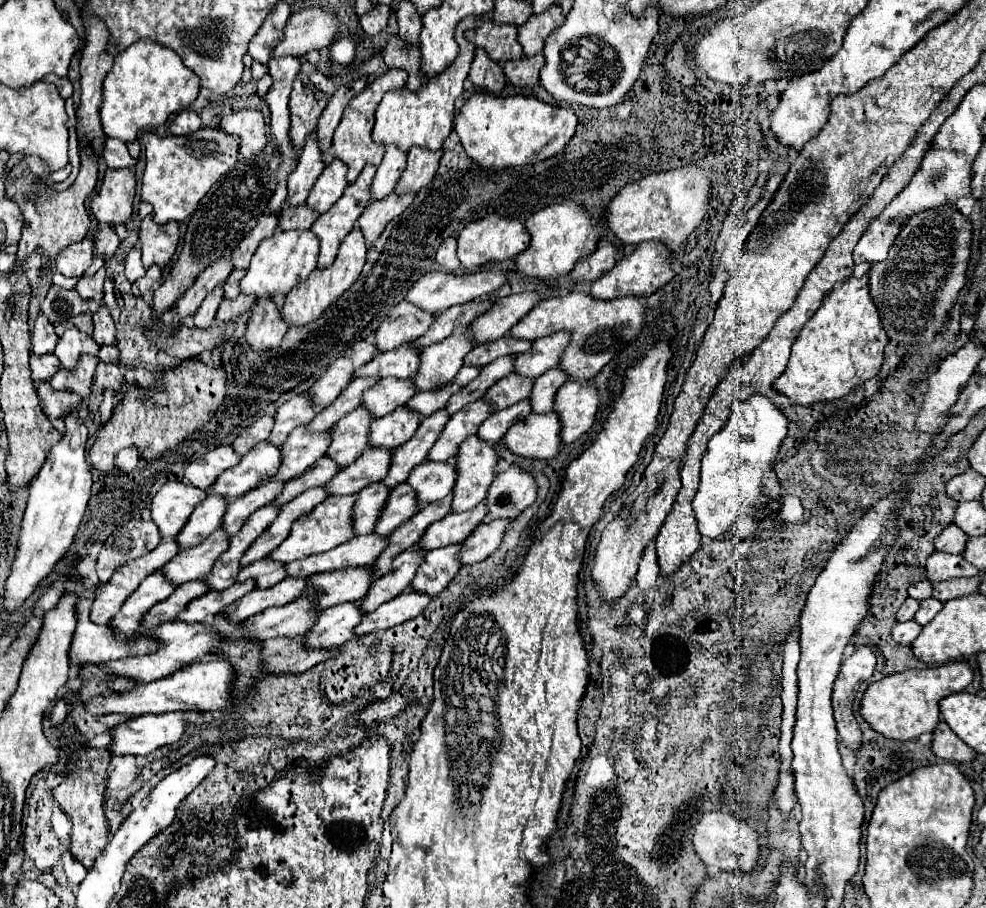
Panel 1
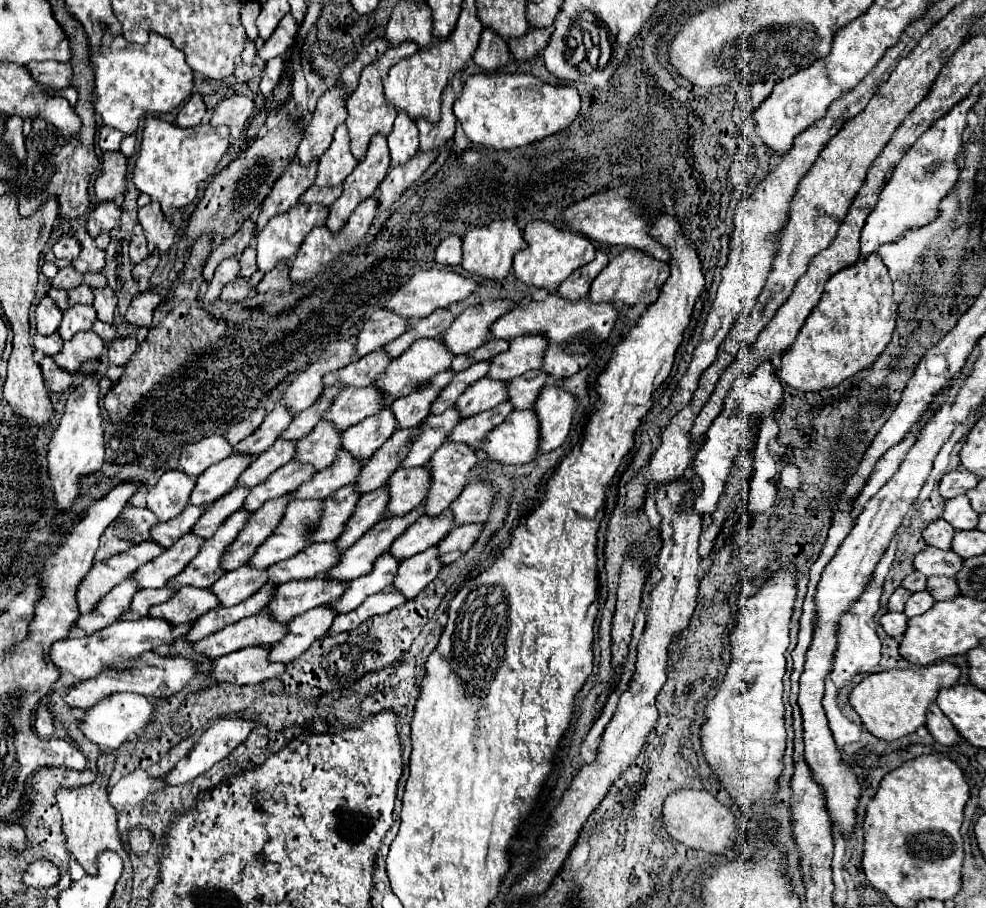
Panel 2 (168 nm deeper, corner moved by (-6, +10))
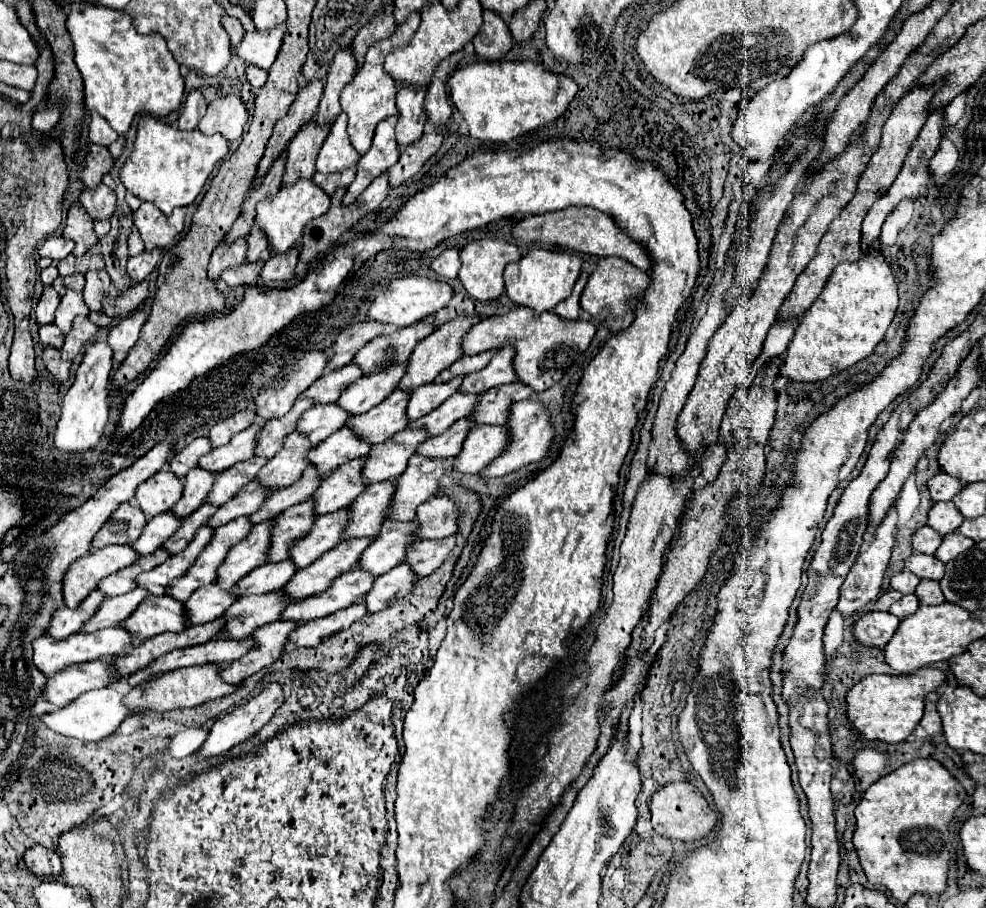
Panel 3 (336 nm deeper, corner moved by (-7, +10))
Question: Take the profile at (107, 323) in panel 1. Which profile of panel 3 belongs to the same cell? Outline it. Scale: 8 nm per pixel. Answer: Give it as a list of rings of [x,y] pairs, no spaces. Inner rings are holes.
[[[101,269],[101,271],[85,273],[85,279],[87,279],[87,283],[83,287],[83,297],[85,297],[87,307],[91,311],[103,311],[101,301],[103,301],[103,297],[109,295],[109,285],[111,285],[109,275],[105,273],[105,269]]]

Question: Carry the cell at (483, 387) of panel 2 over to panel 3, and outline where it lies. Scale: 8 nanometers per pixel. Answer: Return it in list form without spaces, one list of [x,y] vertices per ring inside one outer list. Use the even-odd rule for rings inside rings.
[[[453,393],[445,403],[441,403],[437,409],[421,417],[415,427],[423,427],[427,431],[427,437],[437,437],[443,431],[447,431],[457,419],[467,417],[473,407],[477,405],[479,395],[469,393]]]

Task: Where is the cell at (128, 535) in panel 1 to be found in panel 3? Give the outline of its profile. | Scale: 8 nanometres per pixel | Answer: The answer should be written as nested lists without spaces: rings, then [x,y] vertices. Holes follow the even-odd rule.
[[[125,503],[119,505],[109,517],[109,521],[103,525],[101,531],[97,531],[97,537],[93,539],[95,549],[103,549],[107,545],[127,545],[133,543],[139,535],[143,525],[147,523],[147,517],[137,509],[137,505]]]

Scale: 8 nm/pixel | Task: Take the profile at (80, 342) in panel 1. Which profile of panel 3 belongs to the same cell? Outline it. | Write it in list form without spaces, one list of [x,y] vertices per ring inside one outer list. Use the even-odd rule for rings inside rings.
[[[69,289],[69,293],[65,293],[65,295],[61,297],[61,305],[57,307],[55,325],[57,325],[63,333],[69,333],[71,323],[73,323],[73,319],[75,319],[77,315],[87,317],[87,315],[89,315],[89,309],[87,309],[81,293]]]

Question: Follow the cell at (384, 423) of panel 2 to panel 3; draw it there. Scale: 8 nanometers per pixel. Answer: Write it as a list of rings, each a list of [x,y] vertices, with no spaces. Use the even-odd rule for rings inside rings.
[[[341,427],[331,437],[327,437],[325,441],[311,449],[309,463],[319,471],[319,477],[323,477],[329,475],[339,465],[343,465],[345,461],[367,455],[369,449],[371,449],[369,443],[361,441],[351,429]]]

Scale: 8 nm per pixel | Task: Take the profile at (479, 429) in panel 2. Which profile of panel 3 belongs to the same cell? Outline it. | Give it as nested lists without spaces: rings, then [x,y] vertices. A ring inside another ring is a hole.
[[[459,419],[445,433],[441,433],[441,435],[437,435],[433,439],[423,441],[417,447],[415,453],[431,457],[431,459],[451,459],[451,457],[455,457],[461,451],[465,435],[467,435],[467,431],[471,427],[473,425],[469,423],[469,419]]]

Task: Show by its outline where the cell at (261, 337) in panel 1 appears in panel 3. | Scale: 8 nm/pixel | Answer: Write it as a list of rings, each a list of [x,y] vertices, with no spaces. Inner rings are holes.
[[[295,245],[293,249],[289,249],[289,253],[283,253],[281,257],[271,257],[263,271],[261,271],[261,277],[265,283],[271,283],[271,281],[285,281],[285,279],[291,279],[295,275],[295,265],[299,261],[299,247]]]

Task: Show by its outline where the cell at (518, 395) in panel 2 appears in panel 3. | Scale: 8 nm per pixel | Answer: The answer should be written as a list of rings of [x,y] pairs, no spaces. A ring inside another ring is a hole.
[[[511,383],[511,385],[503,385],[503,387],[489,389],[489,391],[481,393],[479,405],[477,405],[477,409],[473,409],[469,419],[473,419],[475,425],[483,425],[483,423],[503,425],[507,415],[509,415],[511,393],[519,387],[523,387],[523,385],[521,383]]]

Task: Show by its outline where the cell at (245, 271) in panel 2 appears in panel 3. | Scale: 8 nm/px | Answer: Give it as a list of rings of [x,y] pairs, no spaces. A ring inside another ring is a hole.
[[[257,225],[249,231],[247,235],[247,261],[257,261],[263,259],[267,261],[271,257],[269,253],[269,241],[265,241],[265,237],[261,237],[261,229],[257,229]]]

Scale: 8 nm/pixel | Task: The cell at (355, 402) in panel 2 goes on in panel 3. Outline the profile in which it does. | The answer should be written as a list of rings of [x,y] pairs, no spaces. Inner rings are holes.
[[[335,403],[313,405],[309,411],[301,415],[301,421],[297,421],[295,431],[309,437],[311,445],[317,445],[325,441],[329,435],[333,435],[337,429],[341,429],[349,417],[351,415]]]

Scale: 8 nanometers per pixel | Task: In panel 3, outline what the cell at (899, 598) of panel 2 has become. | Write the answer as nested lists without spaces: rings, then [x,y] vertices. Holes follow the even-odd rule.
[[[889,589],[889,591],[885,591],[885,593],[875,601],[875,609],[877,609],[877,611],[889,611],[889,607],[891,607],[897,599],[901,599],[901,593]]]

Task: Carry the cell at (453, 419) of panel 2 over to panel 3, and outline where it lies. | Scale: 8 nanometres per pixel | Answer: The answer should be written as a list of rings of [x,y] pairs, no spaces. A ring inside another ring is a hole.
[[[403,429],[397,437],[391,437],[381,445],[373,445],[371,453],[365,457],[365,465],[361,467],[361,479],[365,485],[397,479],[405,471],[405,465],[417,445],[425,439],[427,433],[423,429]]]

